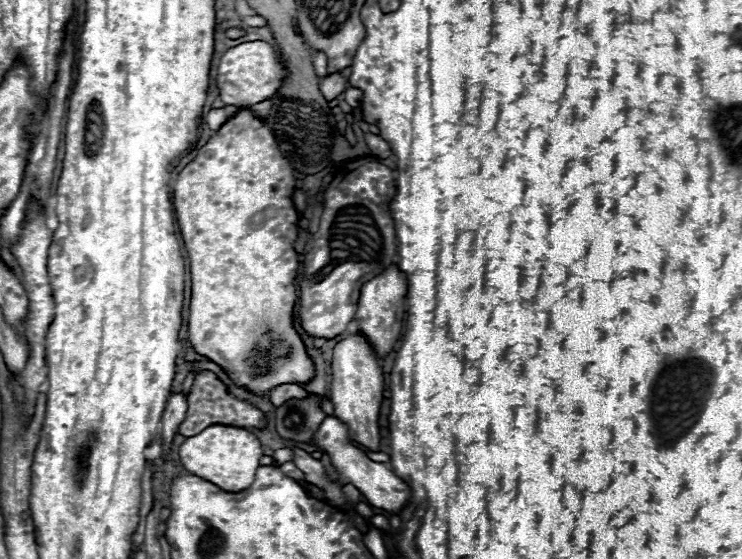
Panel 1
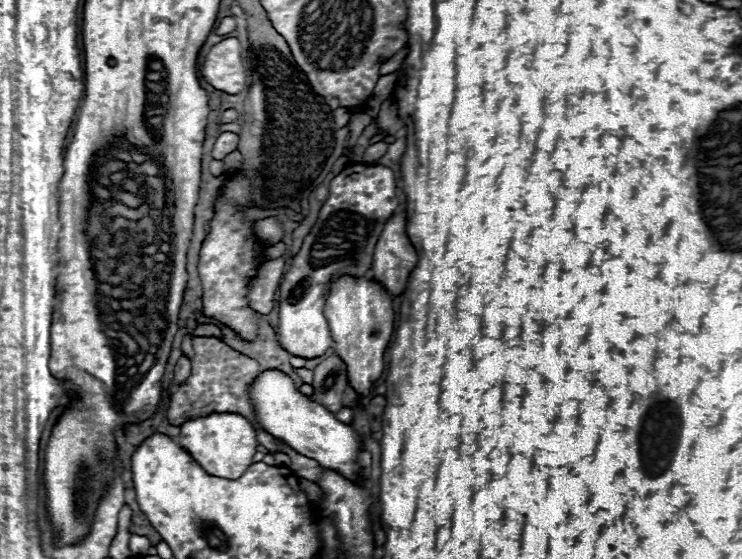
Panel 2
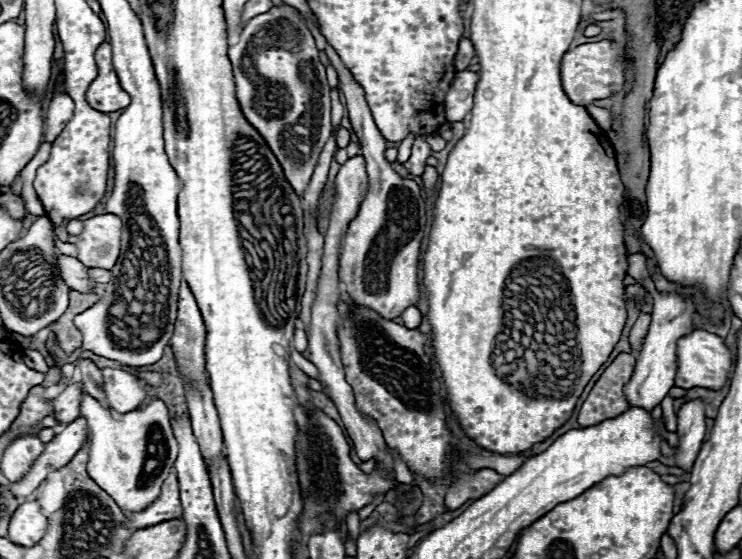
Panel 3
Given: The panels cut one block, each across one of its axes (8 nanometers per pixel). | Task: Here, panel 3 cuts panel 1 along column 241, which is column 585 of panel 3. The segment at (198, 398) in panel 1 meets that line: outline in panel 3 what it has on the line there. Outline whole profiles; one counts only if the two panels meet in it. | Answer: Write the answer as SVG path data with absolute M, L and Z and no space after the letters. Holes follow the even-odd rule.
M622 352L604 370L604 374L594 384L592 392L584 400L578 412L580 426L596 426L602 420L610 420L628 410L628 400L624 396L624 384L632 378L636 366L636 356Z

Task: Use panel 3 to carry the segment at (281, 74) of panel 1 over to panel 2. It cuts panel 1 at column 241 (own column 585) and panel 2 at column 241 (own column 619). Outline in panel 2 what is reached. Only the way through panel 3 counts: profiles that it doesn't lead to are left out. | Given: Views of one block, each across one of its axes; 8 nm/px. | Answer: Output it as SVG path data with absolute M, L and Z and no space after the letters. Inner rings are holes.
M226 38L210 48L206 62L202 64L202 76L208 84L226 94L240 94L244 90L246 72L238 38Z

